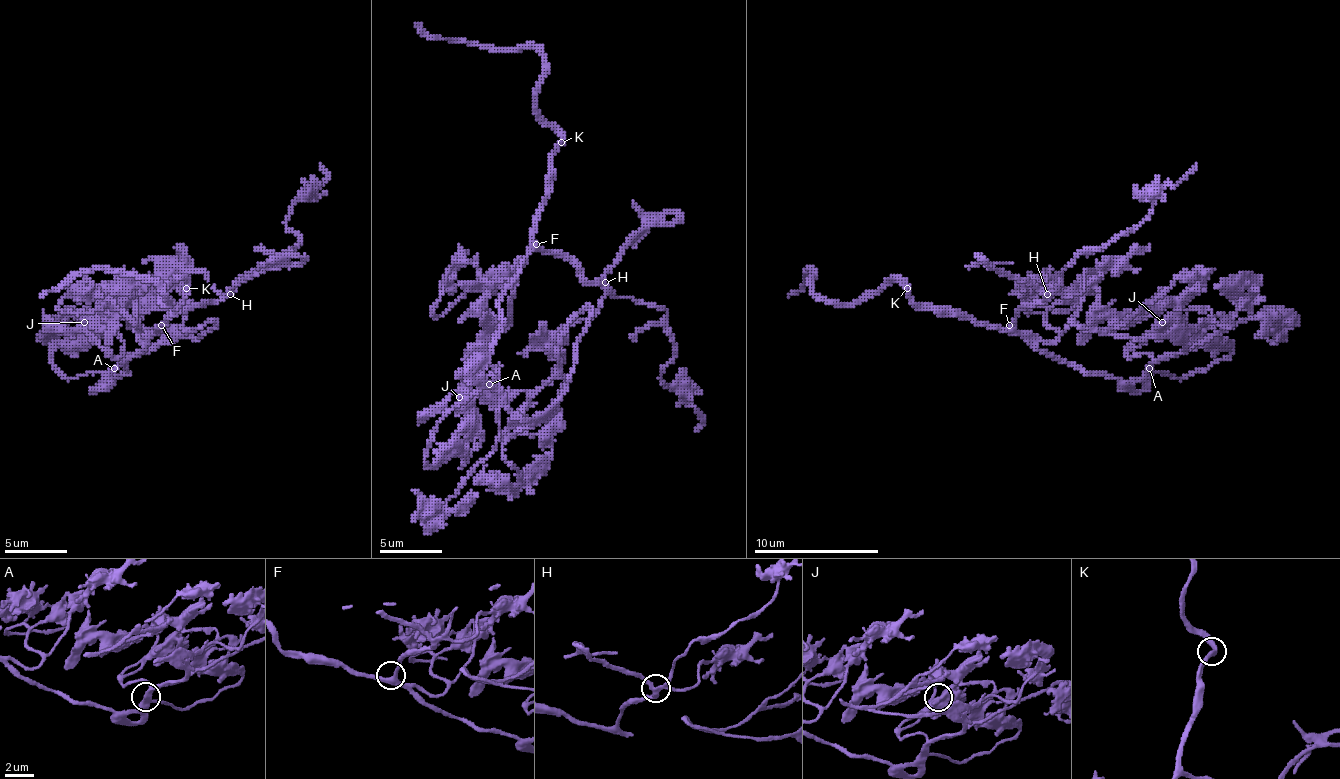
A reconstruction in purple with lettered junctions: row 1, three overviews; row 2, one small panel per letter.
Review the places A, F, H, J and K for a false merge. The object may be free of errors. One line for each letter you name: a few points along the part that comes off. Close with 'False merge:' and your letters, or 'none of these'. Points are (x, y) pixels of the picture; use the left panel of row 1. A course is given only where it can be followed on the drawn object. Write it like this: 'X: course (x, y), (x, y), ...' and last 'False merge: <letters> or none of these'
False merge: none of these

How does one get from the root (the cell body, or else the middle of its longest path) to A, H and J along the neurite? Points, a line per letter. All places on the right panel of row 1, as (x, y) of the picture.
A: (1059, 359), (1068, 366), (1081, 366), (1087, 372), (1103, 372), (1121, 381), (1134, 381), (1149, 369)
H: (1059, 359), (1053, 359), (1034, 347), (1015, 328), (1015, 316), (1028, 307), (1044, 303), (1047, 294)
J: (1059, 359), (1087, 372), (1134, 381), (1152, 359), (1146, 353), (1128, 353), (1162, 322)

